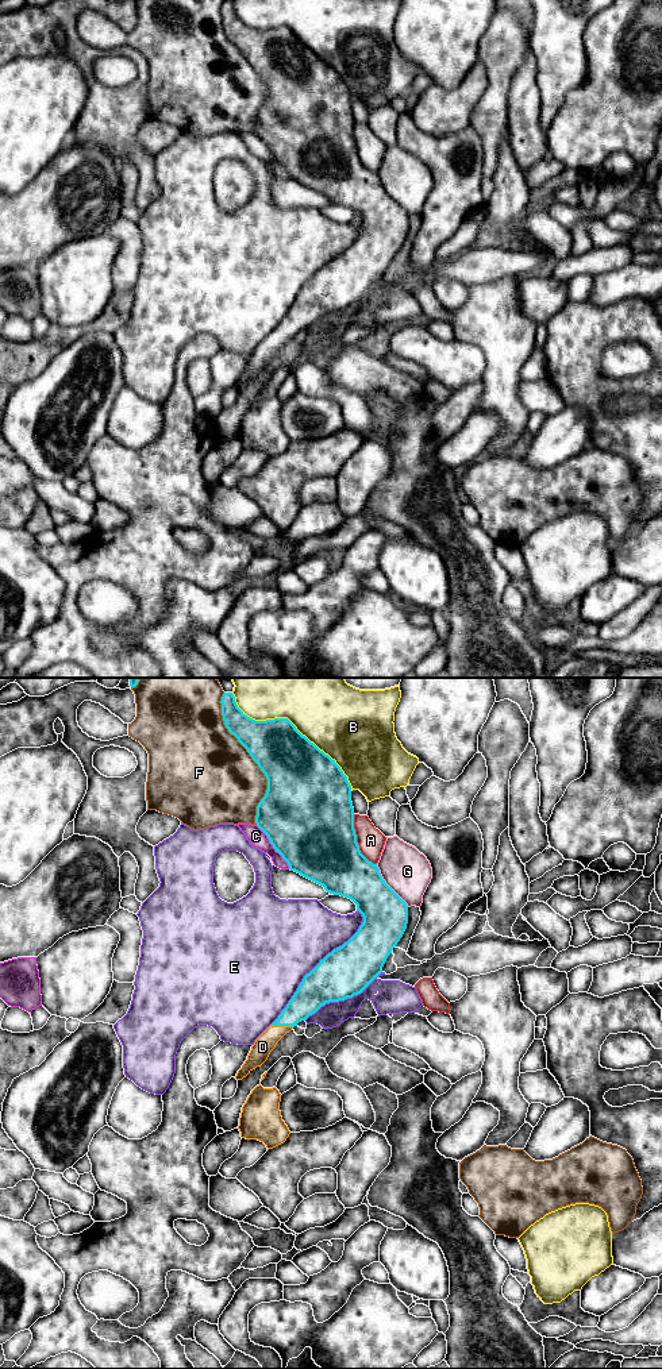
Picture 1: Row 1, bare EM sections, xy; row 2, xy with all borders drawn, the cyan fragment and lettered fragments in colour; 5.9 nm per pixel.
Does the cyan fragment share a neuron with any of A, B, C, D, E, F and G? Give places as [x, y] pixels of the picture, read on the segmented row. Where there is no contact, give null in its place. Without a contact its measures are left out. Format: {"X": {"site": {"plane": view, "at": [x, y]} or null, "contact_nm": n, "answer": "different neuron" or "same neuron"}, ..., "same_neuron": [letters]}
{"A": {"site": {"plane": "xy", "at": [355, 841]}, "contact_nm": 340, "answer": "different neuron"}, "B": {"site": {"plane": "xy", "at": [293, 725]}, "contact_nm": 900, "answer": "different neuron"}, "C": {"site": {"plane": "xy", "at": [273, 847]}, "contact_nm": 340, "answer": "different neuron"}, "D": {"site": {"plane": "xy", "at": [283, 1025]}, "contact_nm": 130, "answer": "same neuron"}, "E": {"site": {"plane": "xy", "at": [319, 963]}, "contact_nm": 850, "answer": "different neuron"}, "F": {"site": {"plane": "xy", "at": [253, 759]}, "contact_nm": 800, "answer": "different neuron"}, "G": {"site": {"plane": "xy", "at": [388, 886]}, "contact_nm": 320, "answer": "different neuron"}, "same_neuron": ["D"]}

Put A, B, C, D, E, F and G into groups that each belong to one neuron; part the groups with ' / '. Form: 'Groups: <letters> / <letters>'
Groups: A / B / C / D / E / F / G

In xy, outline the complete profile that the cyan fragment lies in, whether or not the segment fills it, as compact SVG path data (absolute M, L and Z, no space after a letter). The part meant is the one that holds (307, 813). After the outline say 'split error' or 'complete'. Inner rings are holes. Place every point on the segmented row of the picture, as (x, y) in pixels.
M224 693L220 703L226 728L247 749L268 779L266 794L257 806L257 826L268 836L276 852L288 863L290 871L323 886L330 894L351 899L363 917L358 932L342 946L328 953L304 976L278 1018L255 1040L247 1060L235 1076L236 1080L242 1080L268 1060L277 1042L299 1022L305 1021L326 1003L345 1000L361 994L382 972L388 956L407 929L408 906L385 883L377 864L373 864L361 853L354 829L351 786L335 760L303 736L288 718L255 721L238 707L232 693Z; split error

